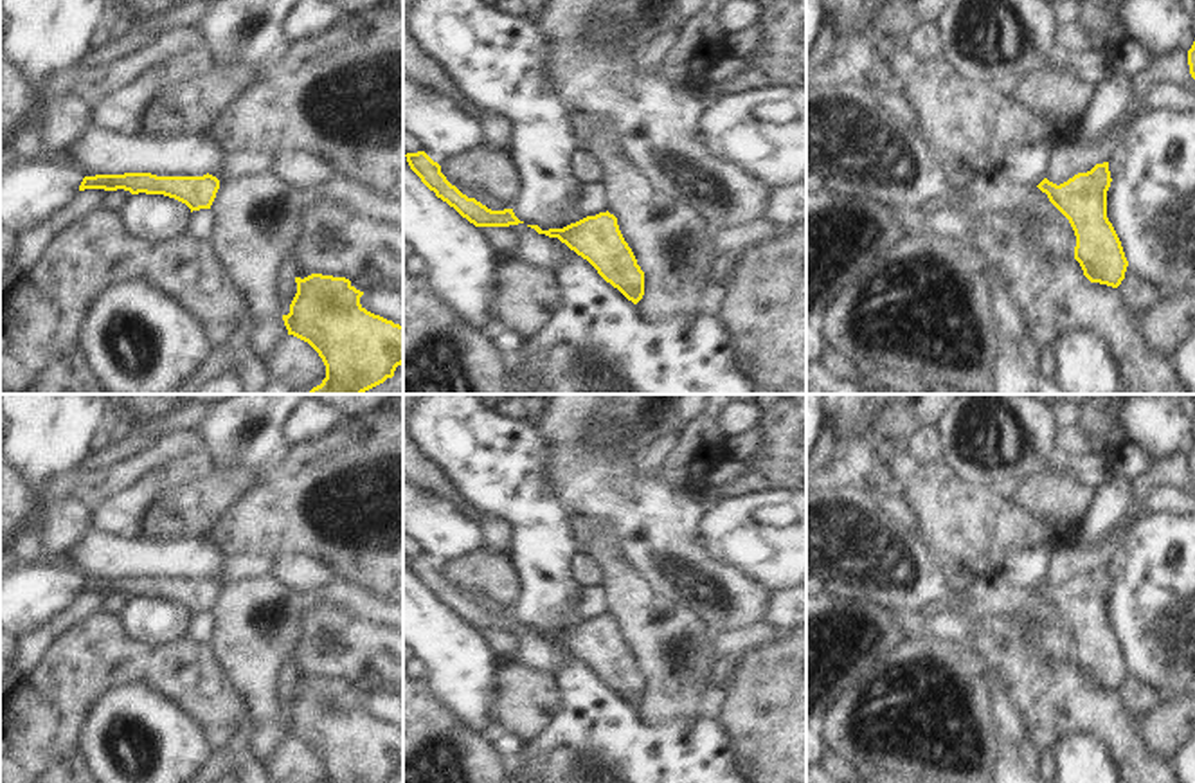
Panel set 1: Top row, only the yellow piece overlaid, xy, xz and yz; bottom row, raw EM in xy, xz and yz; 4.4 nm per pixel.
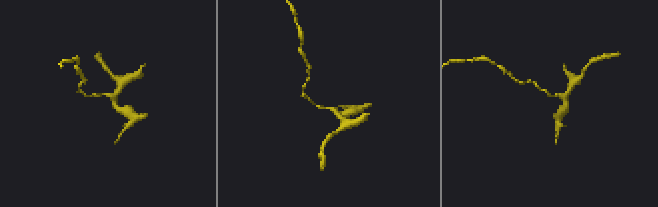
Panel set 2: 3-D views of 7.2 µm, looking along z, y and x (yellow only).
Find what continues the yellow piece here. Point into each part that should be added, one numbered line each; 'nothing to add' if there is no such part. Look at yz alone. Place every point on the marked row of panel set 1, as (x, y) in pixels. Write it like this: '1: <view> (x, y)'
nothing to add

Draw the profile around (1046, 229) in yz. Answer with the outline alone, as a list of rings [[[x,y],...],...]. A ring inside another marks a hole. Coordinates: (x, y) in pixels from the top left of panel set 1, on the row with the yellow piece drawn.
[[[1002,171],[993,175],[975,173],[972,184],[963,187],[954,198],[934,198],[925,209],[936,211],[945,205],[966,211],[972,216],[1026,212],[1026,229],[1020,236],[1047,261],[1062,261],[1074,256],[1076,236],[1069,220],[1037,185],[1015,184]]]

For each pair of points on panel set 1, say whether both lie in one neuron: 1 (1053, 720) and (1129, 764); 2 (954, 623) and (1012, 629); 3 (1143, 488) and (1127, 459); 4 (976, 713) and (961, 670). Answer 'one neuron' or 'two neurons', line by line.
1: one neuron
2: one neuron
3: two neurons
4: one neuron

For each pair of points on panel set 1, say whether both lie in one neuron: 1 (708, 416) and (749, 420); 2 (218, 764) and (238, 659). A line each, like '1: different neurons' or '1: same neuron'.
1: different neurons
2: different neurons

